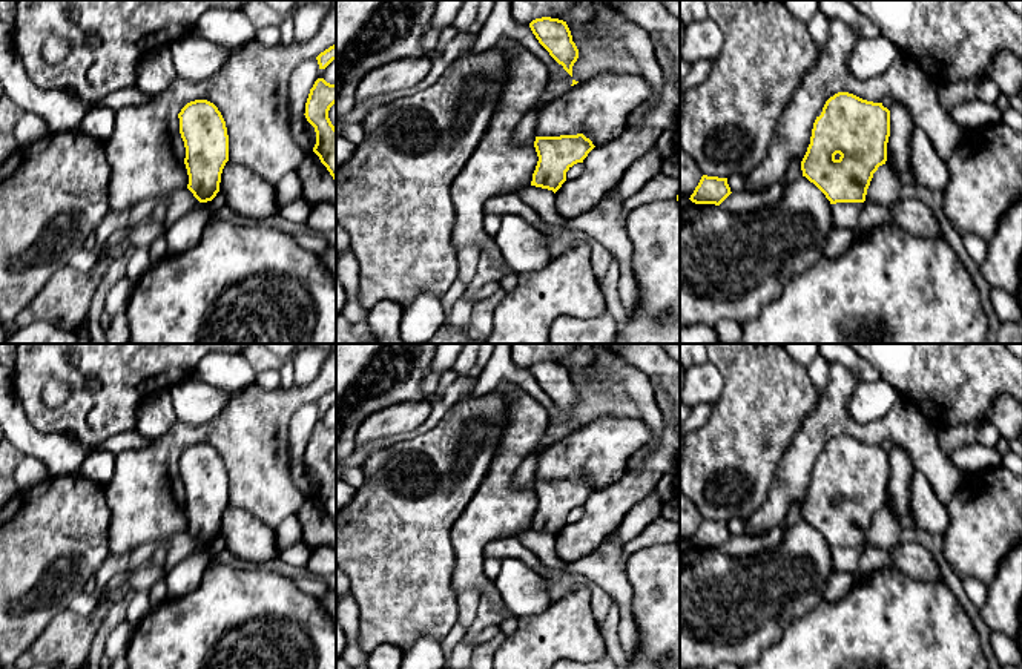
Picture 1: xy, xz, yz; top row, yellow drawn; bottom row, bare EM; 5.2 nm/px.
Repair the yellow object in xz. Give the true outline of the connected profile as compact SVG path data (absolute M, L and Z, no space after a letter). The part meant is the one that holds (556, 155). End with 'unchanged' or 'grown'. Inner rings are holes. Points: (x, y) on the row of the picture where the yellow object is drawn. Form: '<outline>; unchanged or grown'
M583 133L560 137L536 137L534 147L539 157L531 186L552 190L566 181L566 172L583 163L595 147Z; unchanged

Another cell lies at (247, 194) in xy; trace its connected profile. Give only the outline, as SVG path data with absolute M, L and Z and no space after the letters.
M226 163L219 192L226 195L226 206L250 219L267 218L281 210L275 199L275 186L242 164Z

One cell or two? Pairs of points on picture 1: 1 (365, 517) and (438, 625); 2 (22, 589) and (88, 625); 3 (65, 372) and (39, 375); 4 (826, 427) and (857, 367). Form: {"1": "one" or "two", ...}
{"1": "one", "2": "two", "3": "one", "4": "two"}

